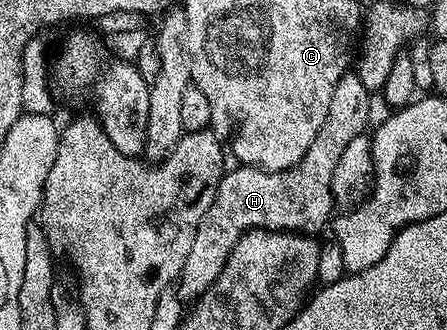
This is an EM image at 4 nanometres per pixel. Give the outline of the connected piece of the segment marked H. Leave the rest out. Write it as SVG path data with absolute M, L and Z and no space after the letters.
M348 71L337 83L337 88L333 90L333 100L329 102L329 115L325 115L325 123L321 123L321 131L317 131L317 139L313 139L313 147L309 147L309 151L305 151L301 163L297 163L285 171L269 171L268 169L258 169L255 165L239 165L234 167L235 169L228 168L224 172L221 179L221 187L217 187L217 199L213 199L213 204L210 205L209 211L205 211L205 216L202 217L201 223L197 223L197 235L193 235L193 247L189 250L189 259L185 259L185 267L179 272L177 290L179 289L181 296L188 297L188 299L200 297L211 286L213 279L217 279L217 275L221 275L221 267L225 267L225 259L229 259L229 253L233 251L237 241L248 233L250 229L285 229L293 233L315 235L318 234L318 229L323 229L326 225L328 228L329 222L333 217L333 212L331 213L331 205L333 206L331 184L333 183L334 168L341 155L344 154L345 147L348 147L354 138L365 133L367 120L371 117L371 99L373 99L372 94L361 83L357 73L355 71Z

